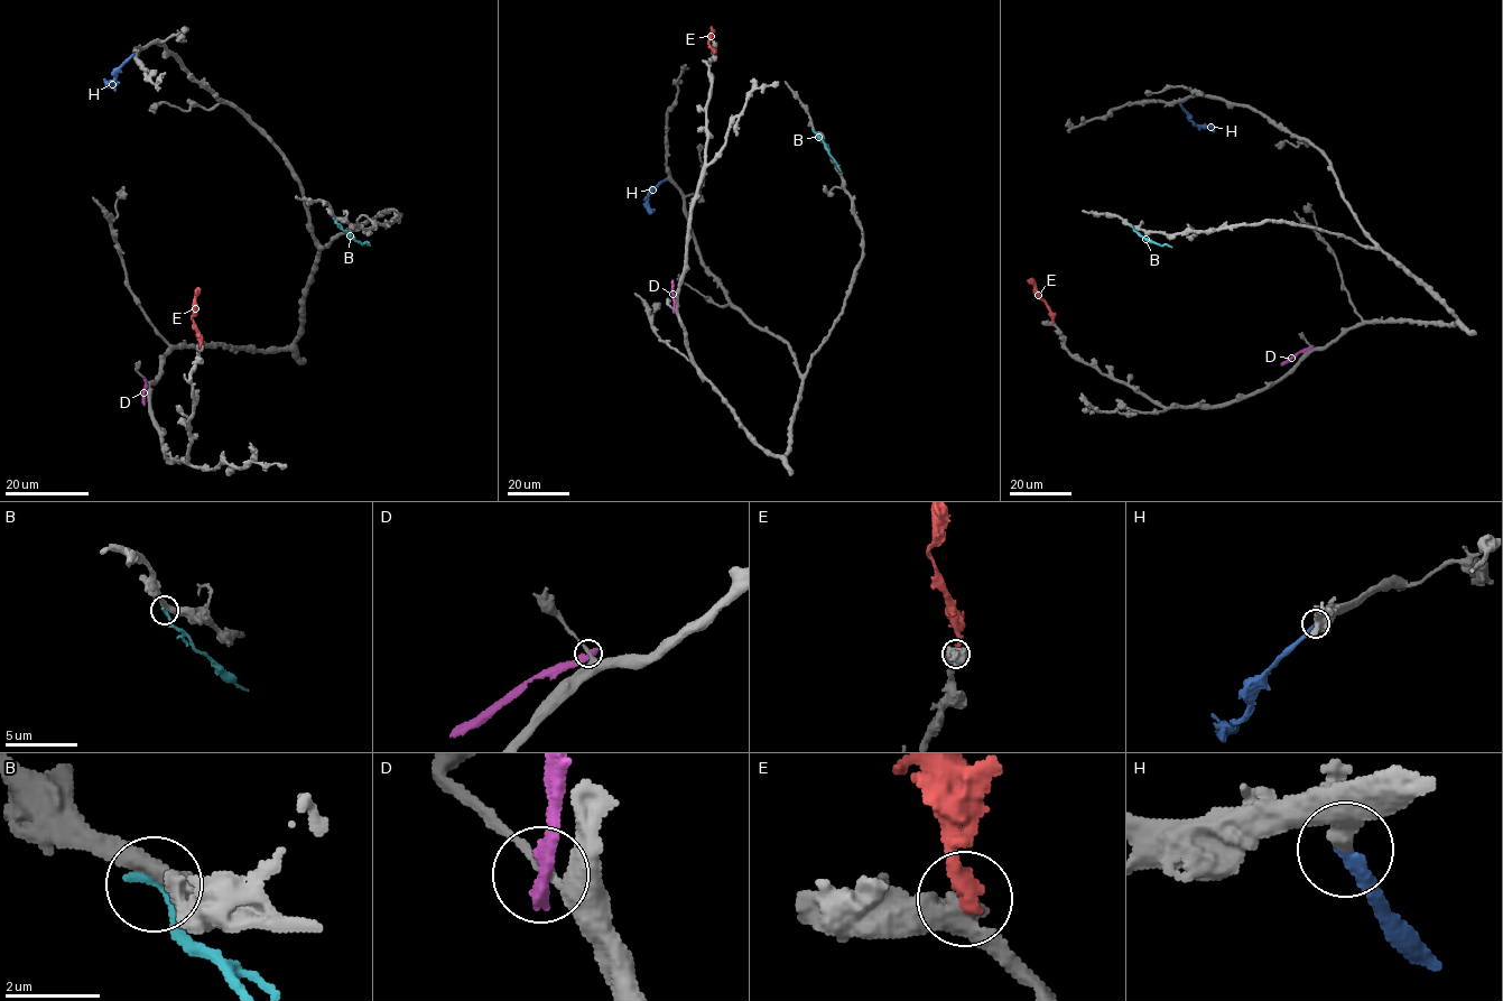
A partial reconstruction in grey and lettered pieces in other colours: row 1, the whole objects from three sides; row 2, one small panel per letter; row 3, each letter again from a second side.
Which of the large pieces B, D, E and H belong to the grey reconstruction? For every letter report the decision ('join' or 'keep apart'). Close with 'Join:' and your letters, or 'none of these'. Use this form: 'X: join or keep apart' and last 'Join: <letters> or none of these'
B: keep apart
D: keep apart
E: join
H: join
Join: E, H

